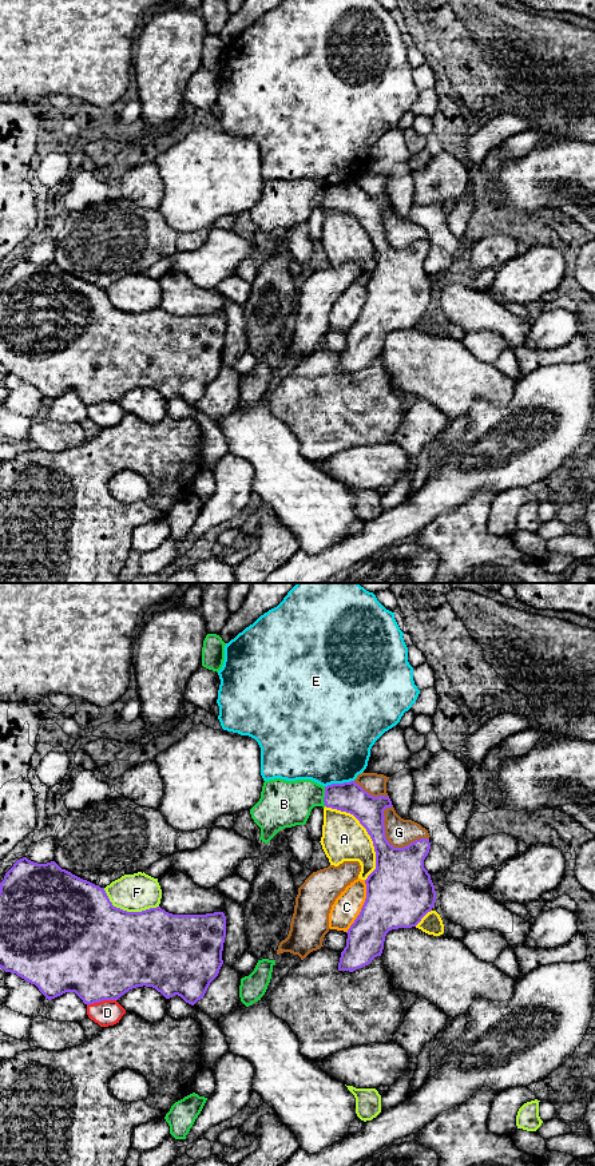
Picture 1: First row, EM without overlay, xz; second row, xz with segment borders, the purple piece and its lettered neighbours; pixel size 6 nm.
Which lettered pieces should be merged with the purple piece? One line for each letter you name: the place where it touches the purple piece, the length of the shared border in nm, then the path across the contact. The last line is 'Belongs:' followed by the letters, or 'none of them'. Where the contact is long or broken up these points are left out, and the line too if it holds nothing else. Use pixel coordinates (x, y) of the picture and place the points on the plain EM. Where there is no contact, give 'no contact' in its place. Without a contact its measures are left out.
Belongs: none of them

